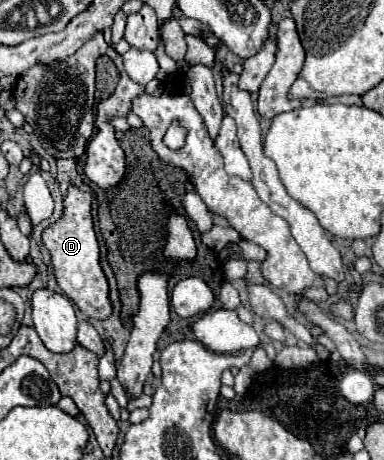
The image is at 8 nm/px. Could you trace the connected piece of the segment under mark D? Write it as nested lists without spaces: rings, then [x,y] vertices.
[[[69,187],[69,193],[63,201],[63,217],[43,231],[43,243],[47,245],[57,285],[61,291],[87,315],[95,319],[105,319],[111,315],[109,303],[109,285],[105,273],[99,265],[99,243],[93,231],[93,217],[91,217],[91,201],[93,193],[79,191],[77,187]]]

